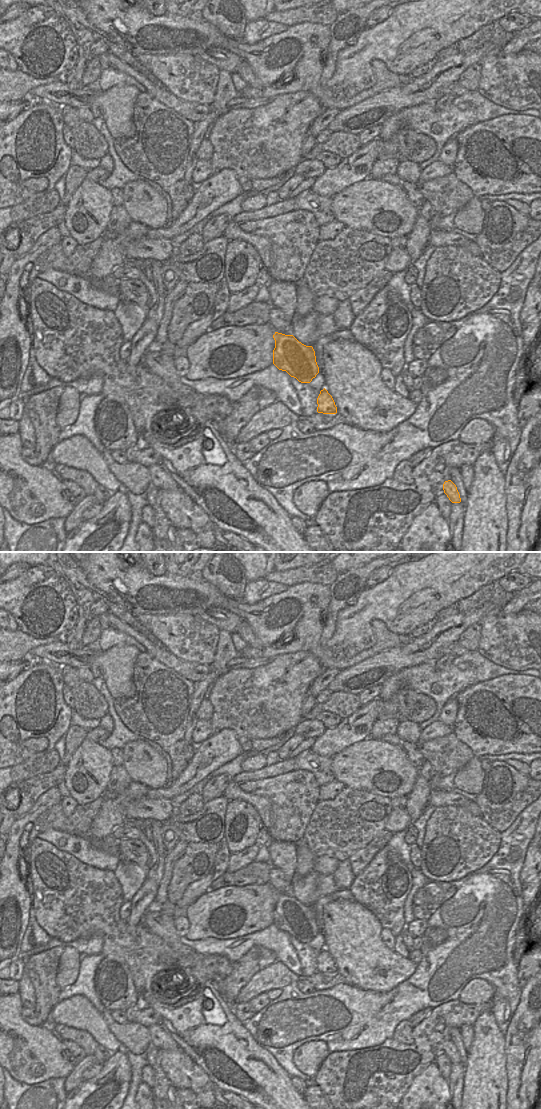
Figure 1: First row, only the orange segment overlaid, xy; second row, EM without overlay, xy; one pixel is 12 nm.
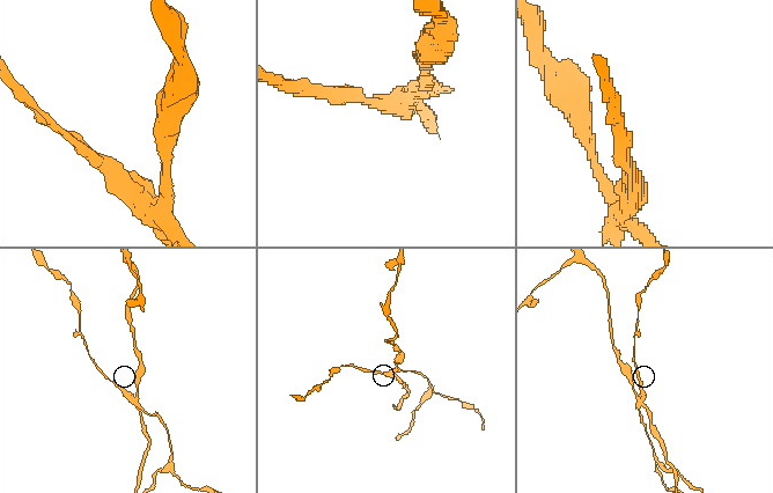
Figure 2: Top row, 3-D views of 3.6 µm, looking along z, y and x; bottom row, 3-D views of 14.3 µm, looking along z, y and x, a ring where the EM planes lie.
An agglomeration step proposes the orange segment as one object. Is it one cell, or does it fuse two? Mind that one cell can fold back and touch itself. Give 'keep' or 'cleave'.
cleave

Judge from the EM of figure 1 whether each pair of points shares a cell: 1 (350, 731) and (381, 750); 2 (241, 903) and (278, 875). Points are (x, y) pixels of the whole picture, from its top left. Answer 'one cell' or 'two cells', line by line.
1: two cells
2: two cells

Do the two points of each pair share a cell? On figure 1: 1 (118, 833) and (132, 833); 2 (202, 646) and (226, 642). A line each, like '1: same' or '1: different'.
1: same
2: different

